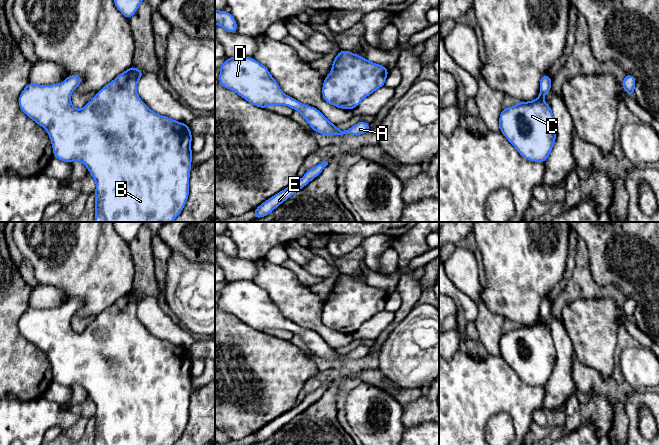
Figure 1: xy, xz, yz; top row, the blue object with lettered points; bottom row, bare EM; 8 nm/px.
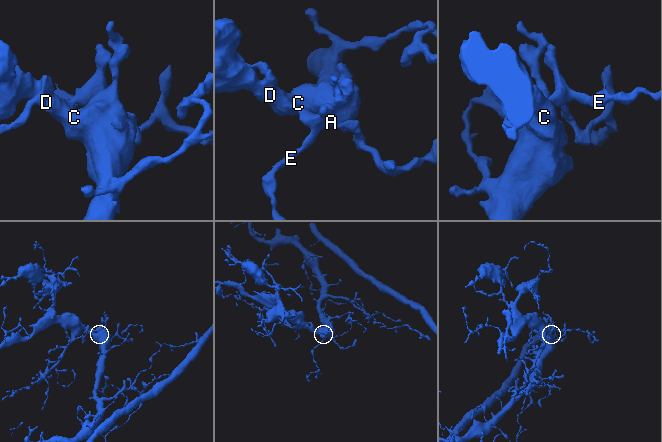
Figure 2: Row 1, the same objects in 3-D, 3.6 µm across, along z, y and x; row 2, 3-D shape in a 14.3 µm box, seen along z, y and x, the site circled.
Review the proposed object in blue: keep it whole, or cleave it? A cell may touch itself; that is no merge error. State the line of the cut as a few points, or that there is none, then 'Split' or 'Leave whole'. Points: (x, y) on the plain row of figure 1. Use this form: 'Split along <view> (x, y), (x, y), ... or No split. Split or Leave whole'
No split. Leave whole

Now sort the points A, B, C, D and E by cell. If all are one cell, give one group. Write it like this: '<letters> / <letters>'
A B C D E

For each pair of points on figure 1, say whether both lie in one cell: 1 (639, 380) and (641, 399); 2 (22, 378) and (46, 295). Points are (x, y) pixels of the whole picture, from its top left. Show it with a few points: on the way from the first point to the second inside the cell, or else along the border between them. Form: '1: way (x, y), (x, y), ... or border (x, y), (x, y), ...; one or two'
1: border (648, 389), (634, 391); two
2: border (31, 287), (30, 305); two

